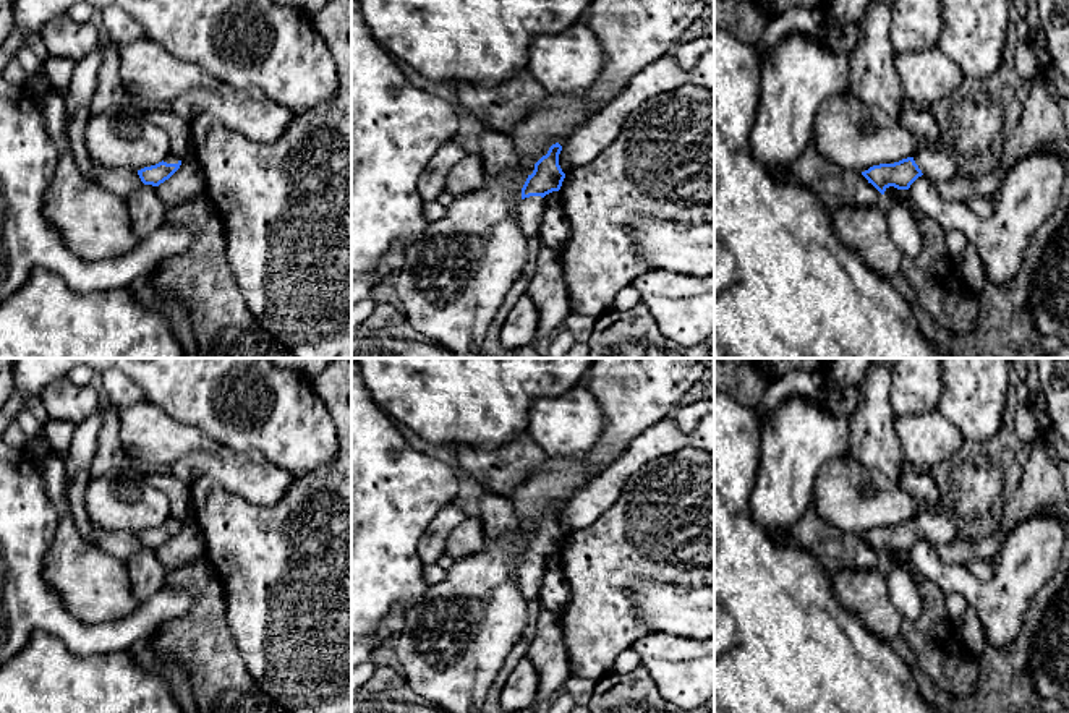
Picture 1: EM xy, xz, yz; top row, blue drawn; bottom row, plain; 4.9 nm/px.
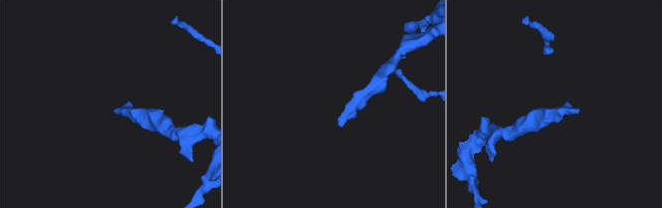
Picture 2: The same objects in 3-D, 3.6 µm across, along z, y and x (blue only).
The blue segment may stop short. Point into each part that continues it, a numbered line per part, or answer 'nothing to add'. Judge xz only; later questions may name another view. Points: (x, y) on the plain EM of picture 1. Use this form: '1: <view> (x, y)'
1: xz (532, 572)

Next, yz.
1: yz (936, 527)

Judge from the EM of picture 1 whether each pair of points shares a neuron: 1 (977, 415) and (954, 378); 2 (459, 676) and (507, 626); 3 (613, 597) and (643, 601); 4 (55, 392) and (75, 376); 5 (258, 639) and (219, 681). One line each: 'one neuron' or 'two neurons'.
1: one neuron
2: one neuron
3: two neurons
4: two neurons
5: two neurons

